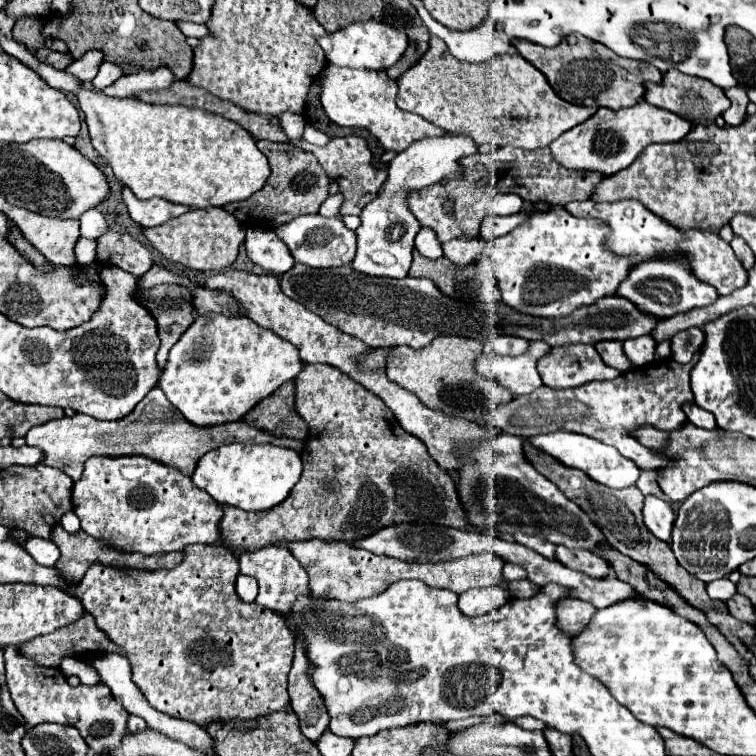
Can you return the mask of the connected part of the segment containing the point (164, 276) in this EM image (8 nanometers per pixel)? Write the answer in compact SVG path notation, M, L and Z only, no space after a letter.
M154 265L144 277L140 277L140 289L152 289L154 285L158 285L158 283L190 283L186 277L178 277L178 275L174 275L172 271L168 271L168 269L164 269L164 267L160 267L160 265Z

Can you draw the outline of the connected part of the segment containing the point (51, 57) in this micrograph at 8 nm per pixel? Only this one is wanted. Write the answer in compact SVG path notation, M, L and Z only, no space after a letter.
M48 47L36 51L36 57L38 57L40 61L56 67L56 69L66 69L66 67L72 63L72 55L70 55L70 53L56 53L56 51L48 49Z

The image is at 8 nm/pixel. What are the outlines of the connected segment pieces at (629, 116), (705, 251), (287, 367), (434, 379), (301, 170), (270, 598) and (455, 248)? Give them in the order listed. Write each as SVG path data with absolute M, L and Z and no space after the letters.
M638 101L632 107L618 111L600 107L588 121L576 125L568 133L562 133L552 145L552 155L564 167L574 171L602 171L614 175L626 169L642 151L652 143L674 143L688 135L692 123L674 115L672 111L654 107L646 101Z
M592 199L570 201L564 209L576 217L604 221L612 229L612 233L608 235L608 249L612 249L612 253L632 257L632 267L636 267L640 261L650 261L652 257L678 257L680 253L684 253L696 277L712 285L720 295L728 295L734 289L744 287L744 283L748 281L748 271L744 269L744 265L740 265L736 255L732 253L732 247L720 235L694 229L682 233L658 215L654 215L636 199L624 199L616 203L596 203Z
M218 313L210 317L198 317L180 337L180 341L170 349L168 361L158 379L158 387L192 425L216 427L240 421L254 405L272 395L282 383L292 381L302 371L302 367L304 363L298 355L298 349L286 339L256 325L248 317L228 317Z
M438 337L422 349L394 347L386 363L388 379L412 391L426 407L440 409L448 415L458 415L468 421L482 419L492 407L508 403L512 393L496 379L478 377L474 363L484 353L484 341L468 337Z
M258 141L256 145L268 157L272 173L264 189L260 189L260 193L254 193L252 197L248 197L248 201L242 203L228 203L224 209L232 213L244 227L264 227L264 229L276 229L278 225L284 225L298 215L318 213L320 205L328 197L328 177L320 167L320 163L316 161L316 157L290 143Z
M266 545L256 551L244 551L240 555L240 573L250 575L258 581L260 593L256 597L256 603L278 613L288 613L290 605L296 601L298 595L310 593L308 575L304 573L302 565L290 555L290 551L284 545Z
M452 239L452 241L442 245L444 257L448 257L458 267L478 261L482 257L484 247L486 247L484 239L472 239L472 241L464 241L464 239L456 241L456 239Z

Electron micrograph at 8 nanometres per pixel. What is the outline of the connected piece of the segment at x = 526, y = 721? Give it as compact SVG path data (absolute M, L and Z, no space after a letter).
M518 717L518 719L514 719L514 723L528 731L542 731L546 727L542 721L534 719L534 717Z

